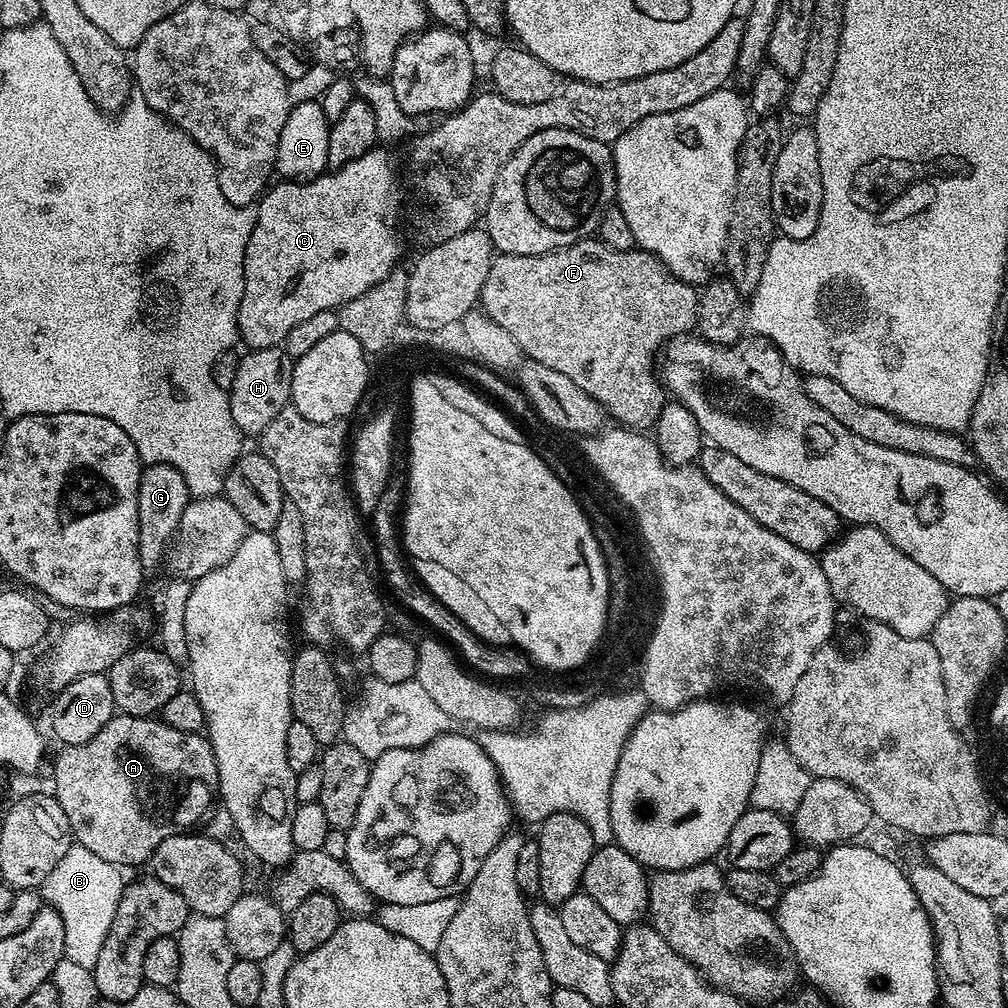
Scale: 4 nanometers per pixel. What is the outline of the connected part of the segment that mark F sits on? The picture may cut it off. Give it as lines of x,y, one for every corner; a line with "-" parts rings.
589,238
579,240
577,244
571,244
569,248
559,248
546,254
530,254
529,256
497,255
490,266
490,274
486,277
485,285
482,286
478,304
489,318
498,322
498,326
502,326
502,330
506,330
506,334
510,334
510,338
514,338
514,342
518,342
521,353
527,359
542,362
542,366
550,366
550,370
558,370
558,374
566,374
566,378
570,378
570,382
574,382
574,386
578,386
578,390
584,390
586,394
590,394
599,402
605,413
611,419
612,416
616,419
615,423
617,425
630,430
635,425
643,425
651,429
655,425
658,414
664,408
666,392
654,371
654,365
658,360
658,353
669,340
675,340
677,336
687,336
696,328
696,315
698,314
700,297
693,285
678,279
657,256
652,256
649,252
643,250
630,252
610,250
599,238

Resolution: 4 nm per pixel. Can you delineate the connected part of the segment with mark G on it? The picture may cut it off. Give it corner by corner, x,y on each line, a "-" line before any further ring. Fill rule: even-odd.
149,464
141,471
138,482
138,554
140,565
145,573
152,574
156,567
165,563
170,551
170,545
176,535
176,527
182,516
182,510
186,510
190,499
190,493
182,474
173,464

